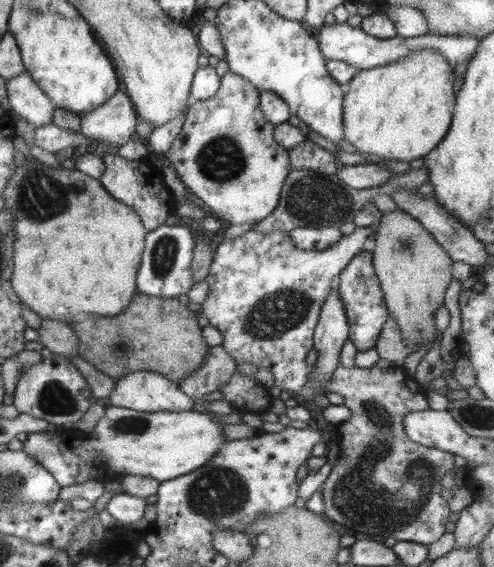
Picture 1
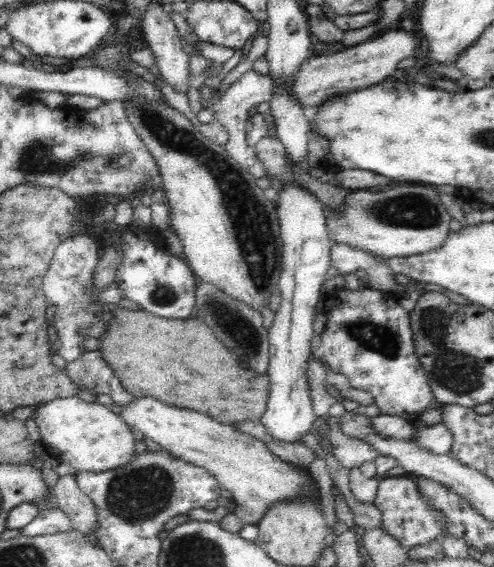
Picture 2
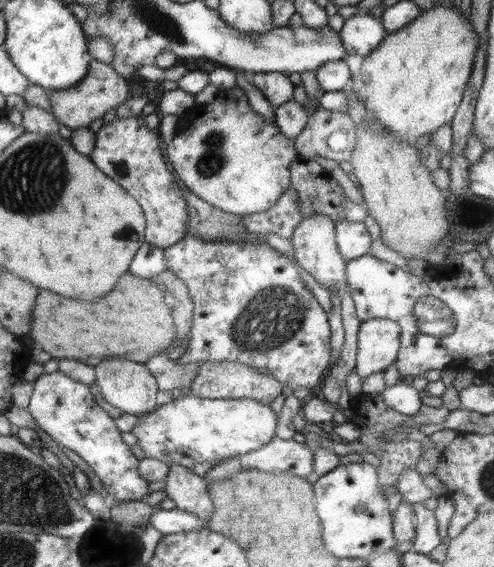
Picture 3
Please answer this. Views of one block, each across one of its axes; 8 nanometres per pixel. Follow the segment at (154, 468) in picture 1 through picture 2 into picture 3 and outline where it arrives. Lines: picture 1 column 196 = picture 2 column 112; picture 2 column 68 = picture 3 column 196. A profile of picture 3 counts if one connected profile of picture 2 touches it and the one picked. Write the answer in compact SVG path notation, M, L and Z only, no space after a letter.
M183 389L183 397L160 406L156 412L146 413L139 418L139 423L131 430L137 438L137 444L148 458L155 458L168 464L180 466L192 471L200 462L212 462L223 458L236 457L254 452L263 444L268 444L276 435L278 415L269 405L256 403L254 400L211 400L191 396Z

